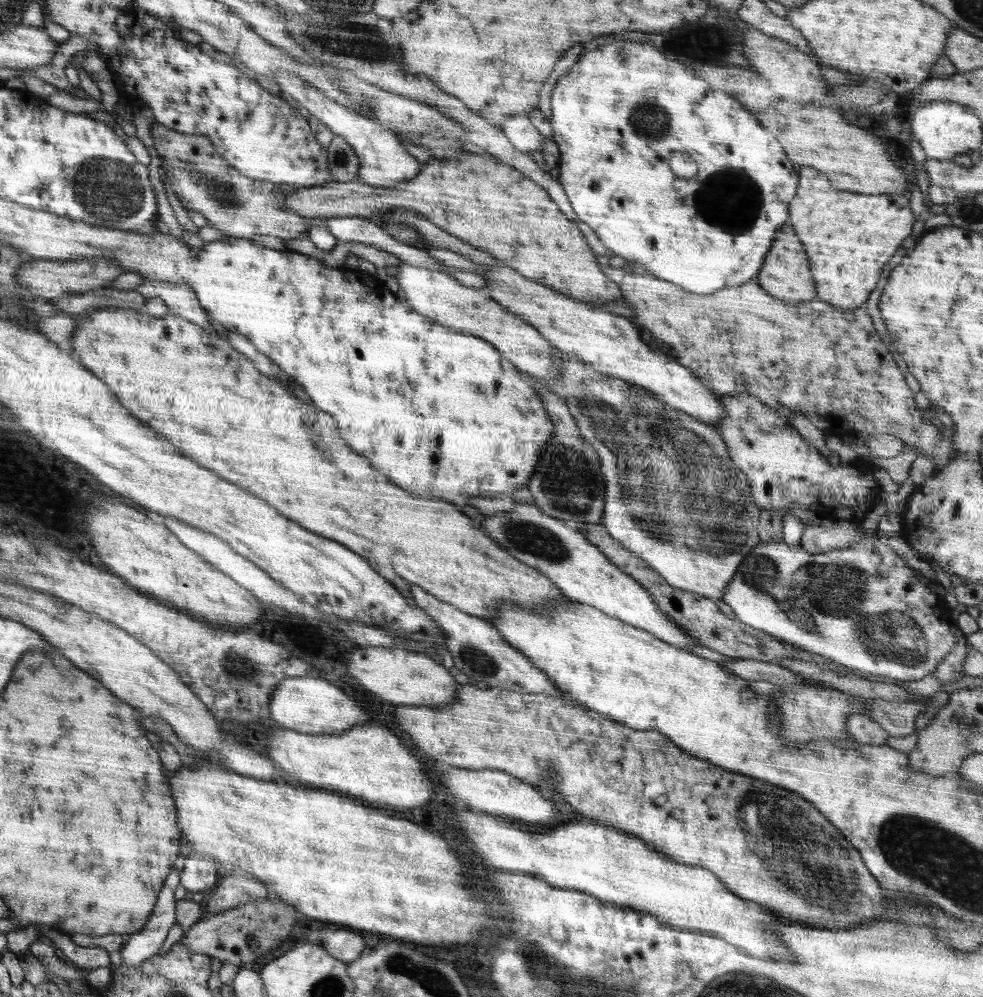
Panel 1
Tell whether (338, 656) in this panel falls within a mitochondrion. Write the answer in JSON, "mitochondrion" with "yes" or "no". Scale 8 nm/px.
{"mitochondrion":"no"}

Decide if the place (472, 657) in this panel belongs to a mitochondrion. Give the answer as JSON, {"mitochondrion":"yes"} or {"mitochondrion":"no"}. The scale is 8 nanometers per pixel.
{"mitochondrion":"yes"}

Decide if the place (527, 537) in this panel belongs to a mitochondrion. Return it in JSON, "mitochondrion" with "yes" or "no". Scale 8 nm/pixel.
{"mitochondrion":"yes"}

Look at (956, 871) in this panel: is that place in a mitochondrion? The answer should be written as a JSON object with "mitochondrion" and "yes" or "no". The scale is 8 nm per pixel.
{"mitochondrion":"yes"}

